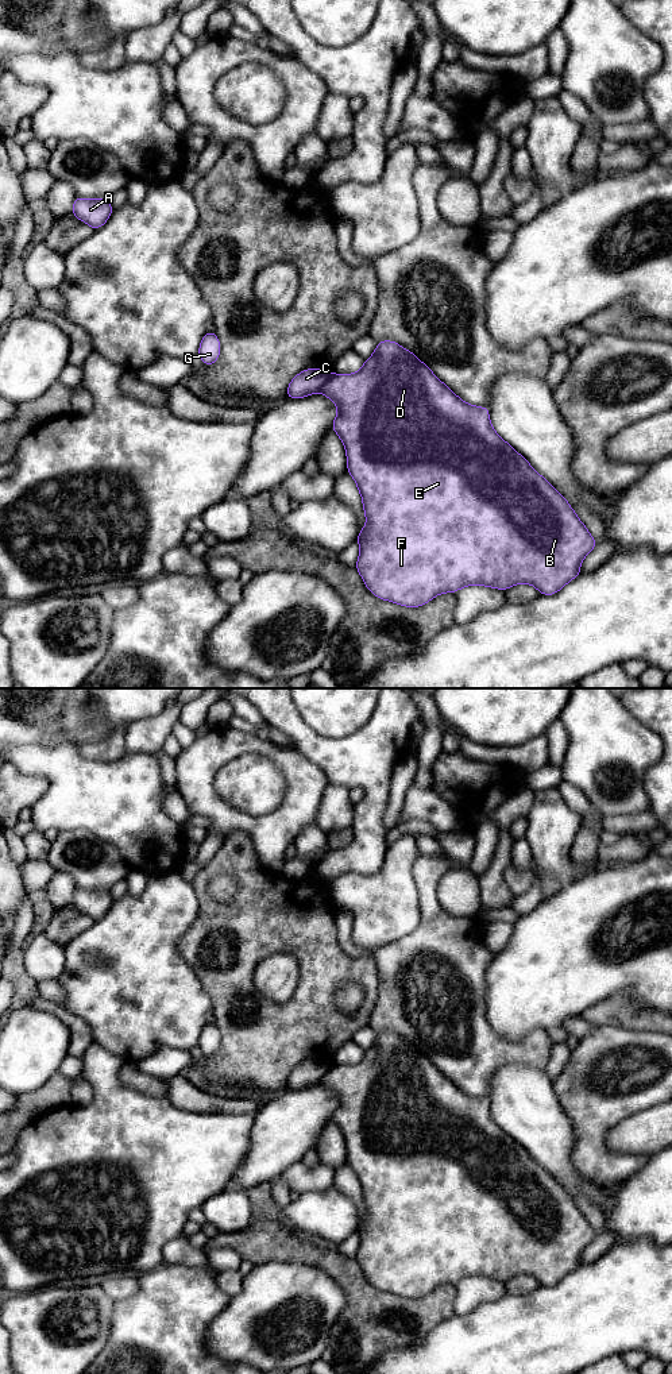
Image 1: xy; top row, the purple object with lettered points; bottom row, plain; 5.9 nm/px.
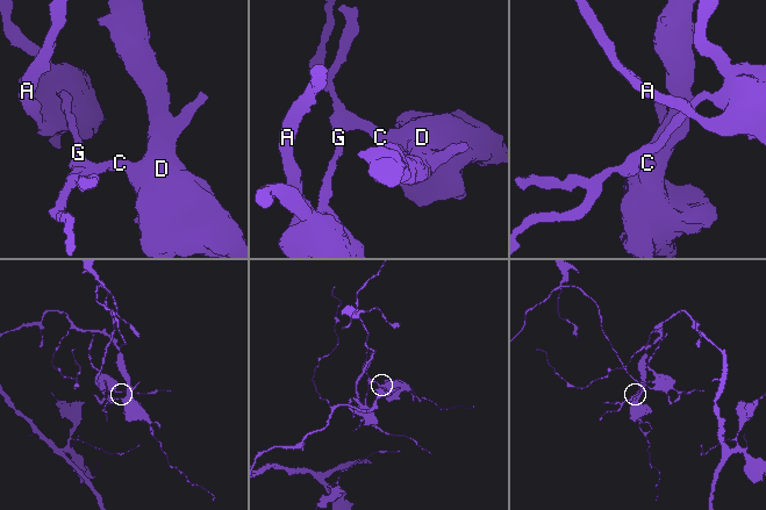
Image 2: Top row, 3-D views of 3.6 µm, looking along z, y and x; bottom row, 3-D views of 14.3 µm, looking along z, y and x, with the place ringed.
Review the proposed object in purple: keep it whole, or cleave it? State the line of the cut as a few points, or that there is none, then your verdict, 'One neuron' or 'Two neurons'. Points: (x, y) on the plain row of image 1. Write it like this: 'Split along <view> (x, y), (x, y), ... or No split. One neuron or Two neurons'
Split along xy (331, 1064), (319, 1081). Two neurons

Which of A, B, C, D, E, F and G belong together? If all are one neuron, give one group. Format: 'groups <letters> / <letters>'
groups A C G / B D E F

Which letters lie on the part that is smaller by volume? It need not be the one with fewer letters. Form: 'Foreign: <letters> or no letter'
Foreign: A, C, G

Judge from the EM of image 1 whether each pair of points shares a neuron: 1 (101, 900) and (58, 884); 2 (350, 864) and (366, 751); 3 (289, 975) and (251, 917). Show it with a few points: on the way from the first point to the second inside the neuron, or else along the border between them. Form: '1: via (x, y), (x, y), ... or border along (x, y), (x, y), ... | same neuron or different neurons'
1: via (91, 900), (74, 900), (69, 895) | same neuron
2: via (369, 836), (370, 779) | same neuron
3: border along (300, 964), (274, 952), (253, 976) | different neurons

